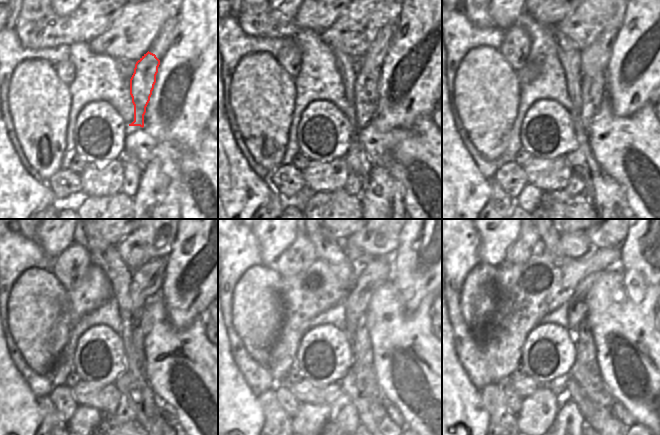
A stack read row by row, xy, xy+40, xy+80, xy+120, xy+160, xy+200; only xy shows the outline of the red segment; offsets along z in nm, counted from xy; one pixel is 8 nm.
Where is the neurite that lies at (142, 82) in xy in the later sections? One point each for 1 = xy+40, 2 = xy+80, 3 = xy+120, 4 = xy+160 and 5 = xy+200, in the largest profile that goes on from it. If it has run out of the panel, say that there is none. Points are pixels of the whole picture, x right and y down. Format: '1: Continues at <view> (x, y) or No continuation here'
1: Continues at xy+40 (367, 83)
2: Continues at xy+80 (592, 88)
3: Continues at xy+120 (141, 322)
4: Continues at xy+160 (362, 366)
5: Continues at xy+200 (585, 371).

